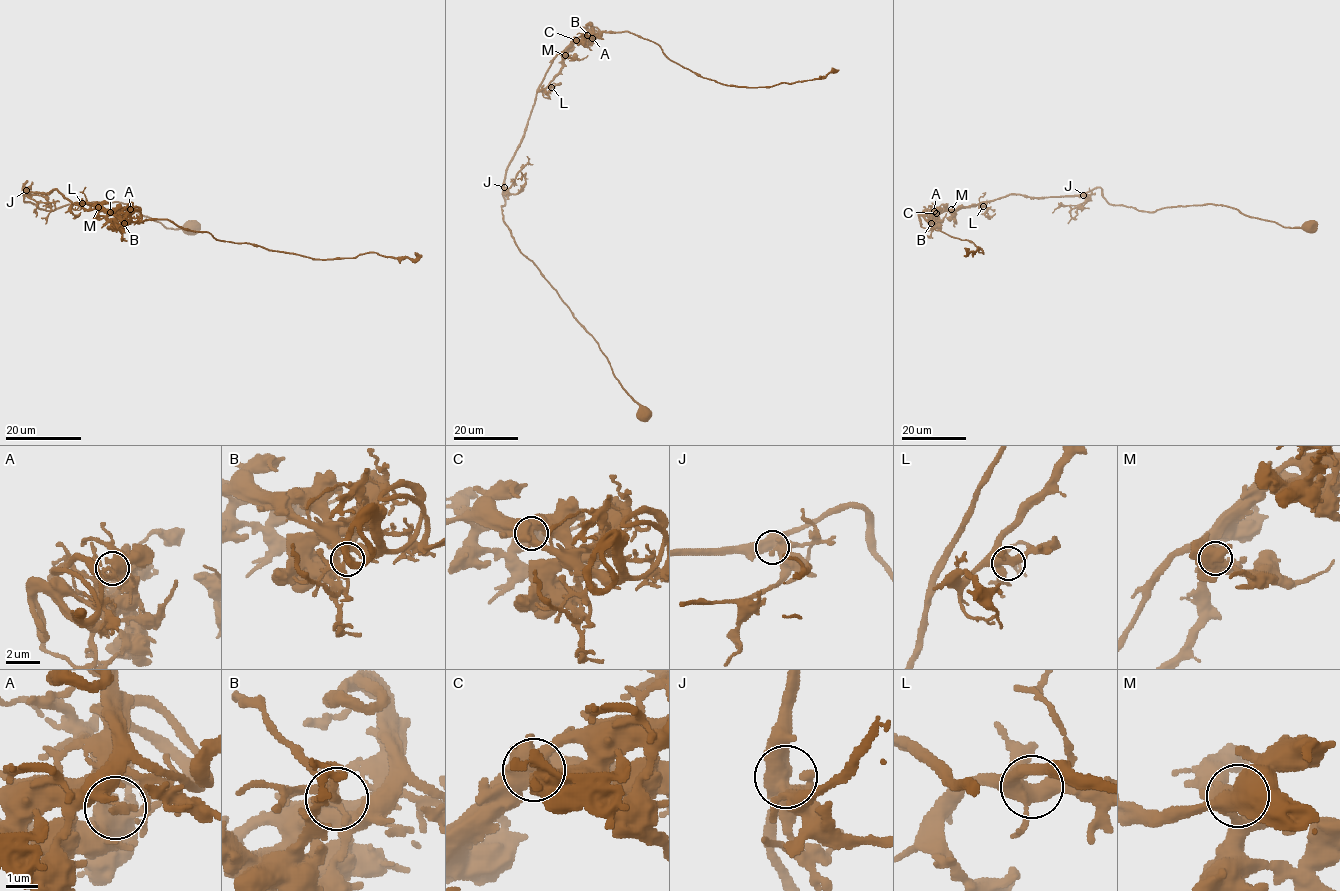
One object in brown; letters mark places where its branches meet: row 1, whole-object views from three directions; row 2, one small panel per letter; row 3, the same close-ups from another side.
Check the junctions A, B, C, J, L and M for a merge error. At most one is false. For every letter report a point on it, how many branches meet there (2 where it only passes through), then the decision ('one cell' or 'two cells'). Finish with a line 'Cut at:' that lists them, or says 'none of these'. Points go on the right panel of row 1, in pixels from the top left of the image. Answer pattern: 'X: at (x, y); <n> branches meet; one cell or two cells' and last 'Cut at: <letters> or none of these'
A: at (934, 211); 4 branches meet; one cell
B: at (931, 223); 4 branches meet; one cell
C: at (936, 213); 4 branches meet; one cell
J: at (1083, 195); 5 branches meet; one cell
L: at (983, 206); 4 branches meet; one cell
M: at (951, 209); 4 branches meet; one cell
Cut at: none of these

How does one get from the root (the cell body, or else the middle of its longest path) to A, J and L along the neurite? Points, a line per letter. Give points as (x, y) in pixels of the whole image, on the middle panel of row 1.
A: (643, 413), (595, 338), (521, 252), (501, 209), (506, 166), (551, 60), (575, 42), (592, 38)
J: (643, 413), (641, 407), (615, 376), (595, 338), (517, 245), (503, 219), (504, 187)
L: (643, 413), (503, 219), (506, 166), (537, 88), (562, 53), (551, 87)

